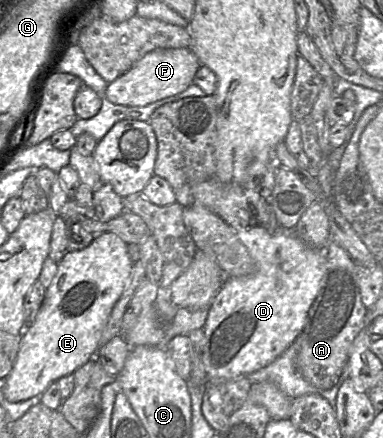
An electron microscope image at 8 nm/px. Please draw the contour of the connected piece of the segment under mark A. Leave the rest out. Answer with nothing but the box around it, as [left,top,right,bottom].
[247,239,367,408]

